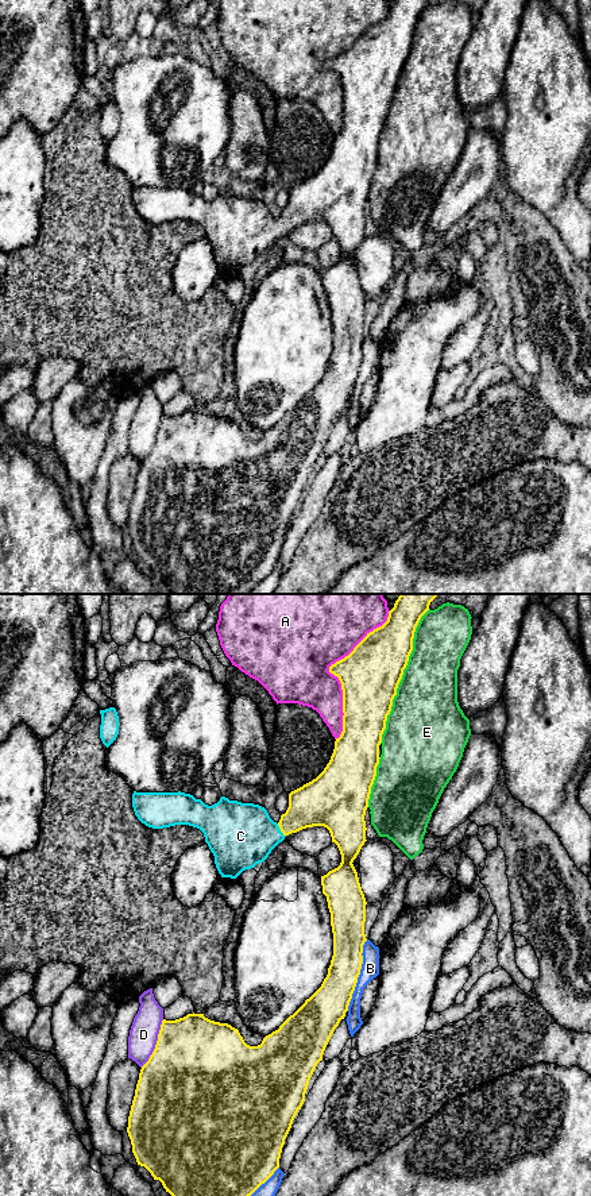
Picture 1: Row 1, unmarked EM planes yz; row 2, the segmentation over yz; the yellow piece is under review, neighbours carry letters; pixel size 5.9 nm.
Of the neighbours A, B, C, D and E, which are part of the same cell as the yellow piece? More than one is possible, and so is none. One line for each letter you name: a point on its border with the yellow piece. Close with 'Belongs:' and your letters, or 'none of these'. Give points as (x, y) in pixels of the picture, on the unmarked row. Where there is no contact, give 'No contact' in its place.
C: Touches yellow at yz (281, 226)
Belongs: C

